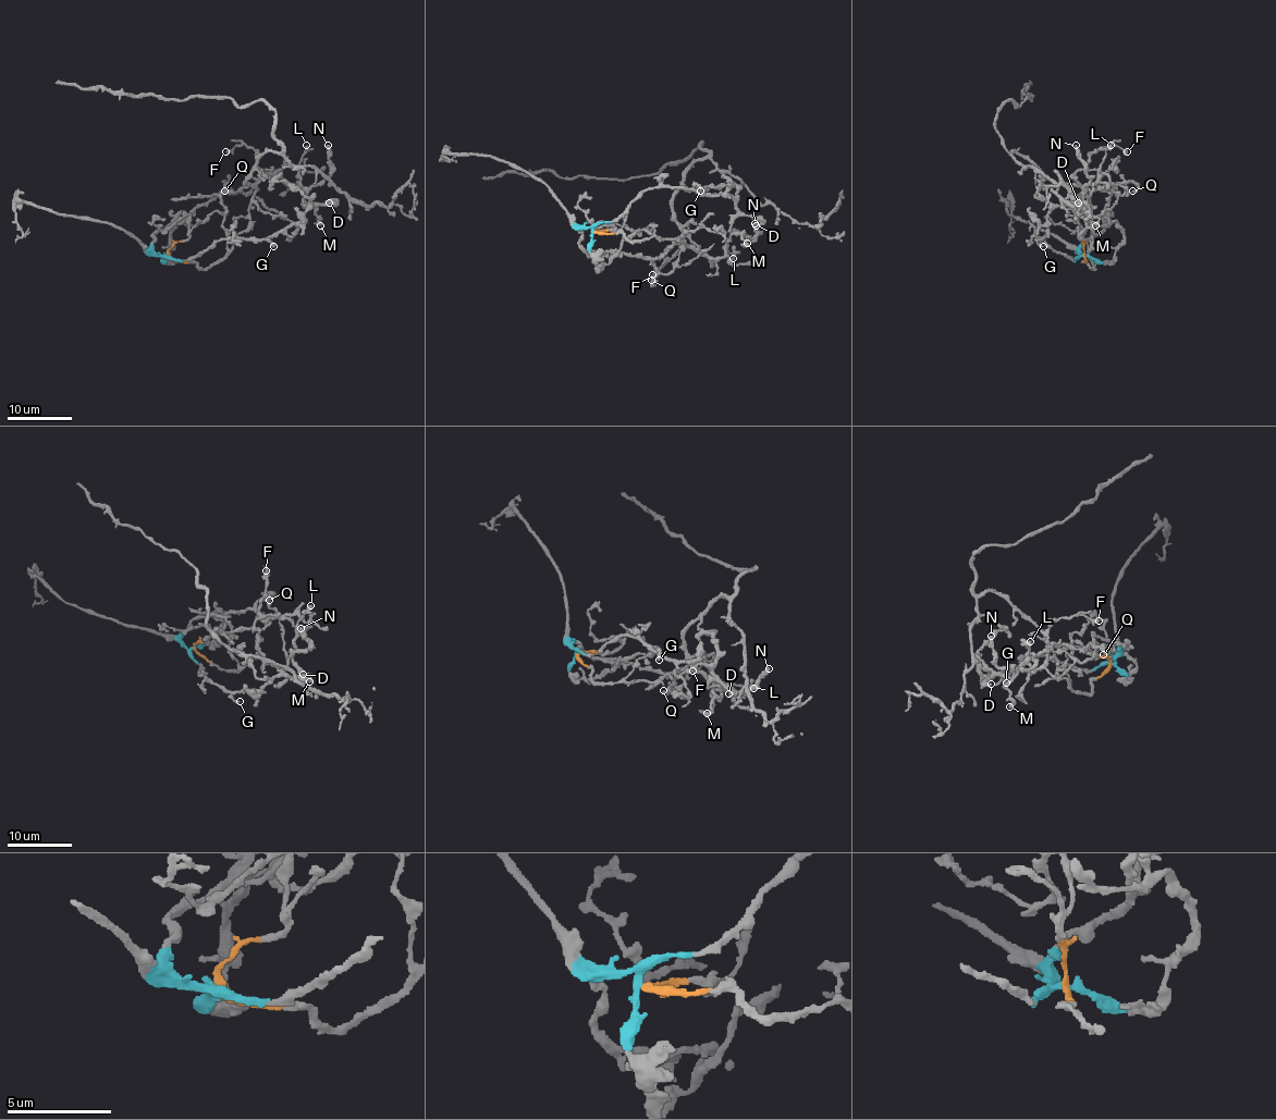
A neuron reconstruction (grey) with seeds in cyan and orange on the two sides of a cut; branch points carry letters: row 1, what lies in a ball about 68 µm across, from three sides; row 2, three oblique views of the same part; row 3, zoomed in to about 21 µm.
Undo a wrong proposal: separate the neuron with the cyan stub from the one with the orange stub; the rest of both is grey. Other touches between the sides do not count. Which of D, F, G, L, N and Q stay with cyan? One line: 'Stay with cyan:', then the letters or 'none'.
Stay with cyan: D, G, N, Q

